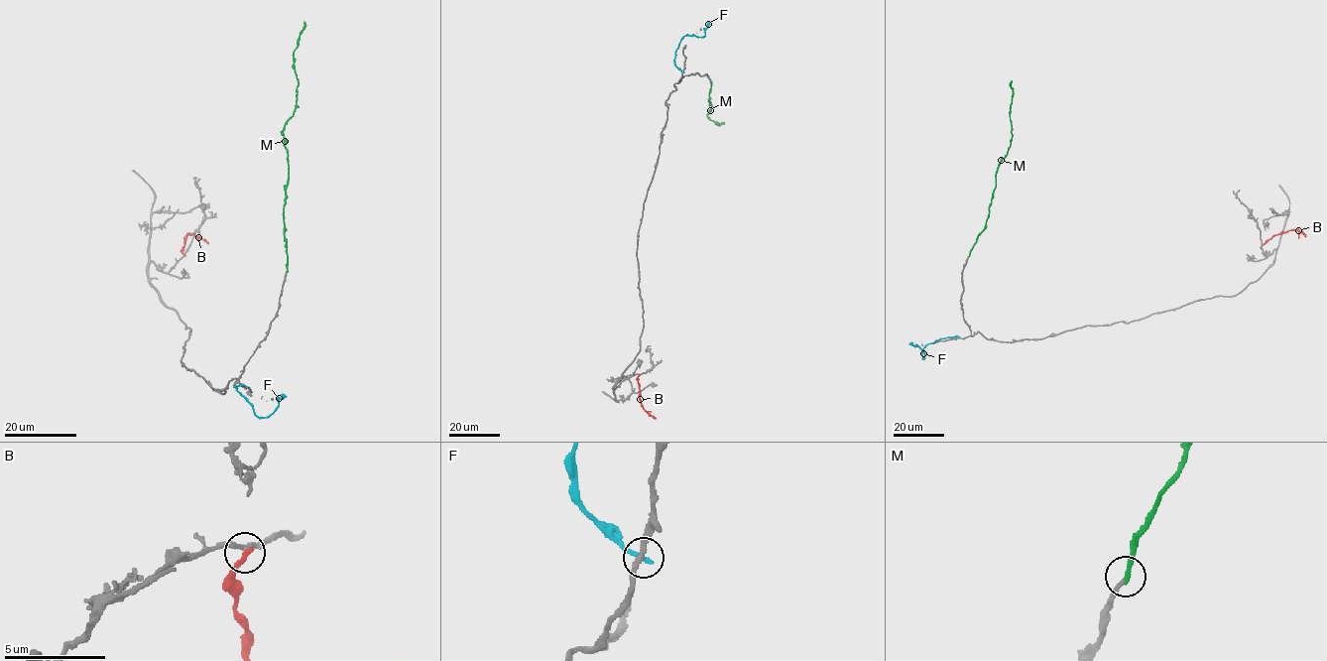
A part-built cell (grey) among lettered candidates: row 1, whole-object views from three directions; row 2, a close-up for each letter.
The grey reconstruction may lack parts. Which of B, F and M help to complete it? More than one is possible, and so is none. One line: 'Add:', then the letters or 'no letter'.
Add: no letter

